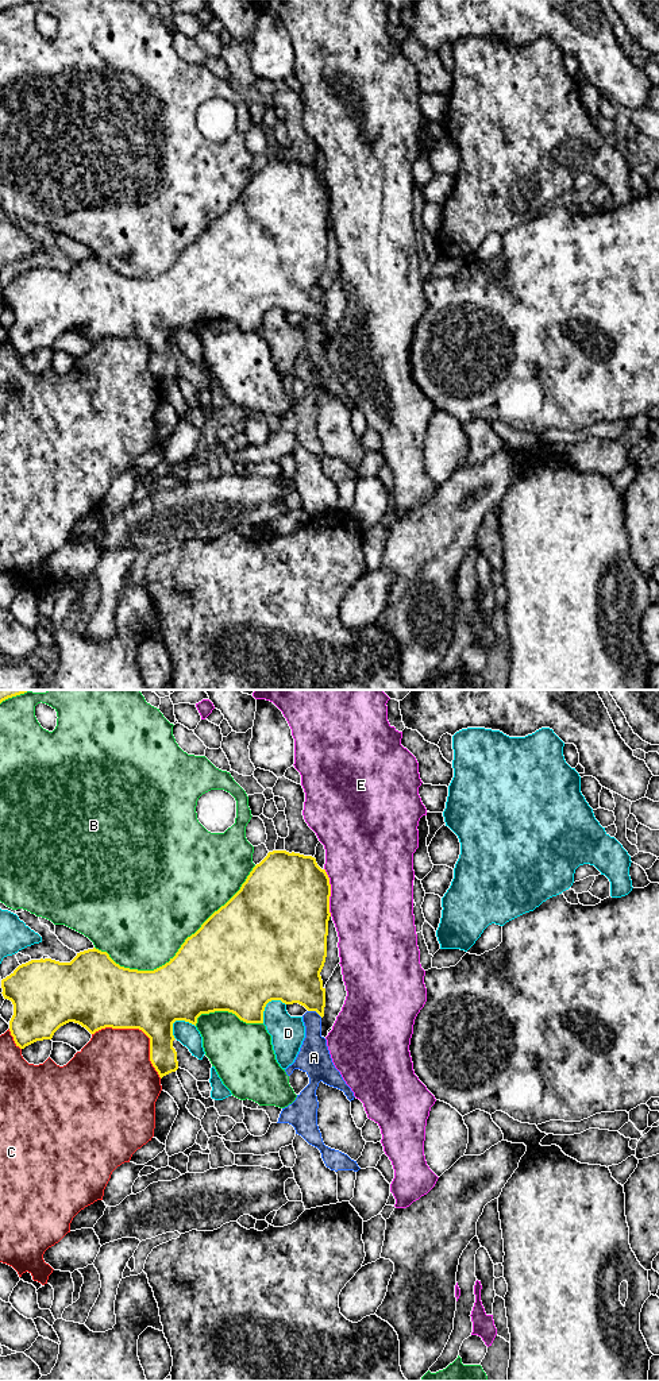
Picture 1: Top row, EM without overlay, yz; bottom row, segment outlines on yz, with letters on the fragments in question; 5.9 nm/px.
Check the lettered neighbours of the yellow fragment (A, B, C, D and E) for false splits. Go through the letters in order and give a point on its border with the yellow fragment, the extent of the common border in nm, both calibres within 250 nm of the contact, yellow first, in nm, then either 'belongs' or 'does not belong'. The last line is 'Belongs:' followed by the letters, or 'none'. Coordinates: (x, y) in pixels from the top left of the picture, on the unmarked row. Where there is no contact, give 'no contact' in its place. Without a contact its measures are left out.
A: yz (315, 319) | 100 nm | 340/170 nm | does not belong
B: yz (178, 258) | 1100 nm | 500/500 nm | does not belong
C: yz (141, 338) | 500 nm | 360/400 nm | does not belong
D: yz (266, 312) | 180 nm | 500/200 nm | does not belong
E: yz (330, 201) | 300 nm | 500/500 nm | does not belong
Belongs: none

